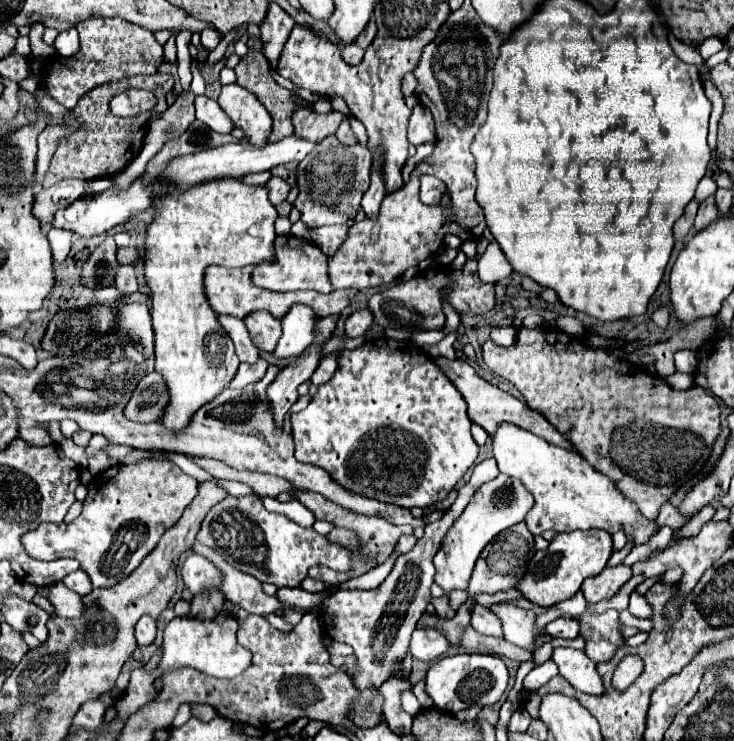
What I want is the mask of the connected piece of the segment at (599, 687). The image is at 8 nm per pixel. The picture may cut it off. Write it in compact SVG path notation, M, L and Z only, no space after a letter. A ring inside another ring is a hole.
M558 647L552 653L552 661L558 665L560 675L570 681L570 685L586 695L604 695L602 675L596 669L596 663L586 657L584 651Z

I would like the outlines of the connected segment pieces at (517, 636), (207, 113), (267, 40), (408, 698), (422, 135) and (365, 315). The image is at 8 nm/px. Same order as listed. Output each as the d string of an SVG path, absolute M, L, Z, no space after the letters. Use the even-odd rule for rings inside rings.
M492 605L490 609L496 611L498 619L502 619L506 641L510 641L522 649L536 651L534 643L538 637L544 637L546 631L536 627L534 611L526 611L516 605Z
M198 95L196 97L196 119L200 119L202 123L206 123L212 131L216 133L230 133L234 129L232 119L220 109L218 101Z
M270 3L270 15L266 15L266 19L260 25L260 41L272 69L276 69L278 65L278 59L282 55L282 49L288 41L292 27L294 27L294 19L276 3Z
M405 691L405 694L401 698L402 708L412 716L417 715L422 706L412 691Z
M420 103L412 109L410 125L408 125L408 141L410 145L418 147L422 143L434 141L434 119L430 115L430 109L422 107Z
M360 309L356 313L352 313L348 319L346 319L346 331L344 335L346 337L358 337L358 335L364 335L368 331L368 327L372 325L372 315L368 309Z

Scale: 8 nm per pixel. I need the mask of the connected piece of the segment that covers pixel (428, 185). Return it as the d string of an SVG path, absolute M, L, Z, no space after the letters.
M424 175L420 179L420 199L422 199L422 203L438 205L444 193L446 193L446 185L440 179L430 177L430 175Z

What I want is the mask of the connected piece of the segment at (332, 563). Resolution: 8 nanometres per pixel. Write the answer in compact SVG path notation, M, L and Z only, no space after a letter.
M256 493L246 497L226 497L216 503L202 521L196 539L218 551L236 569L254 575L262 583L272 583L278 589L300 587L312 565L326 565L346 572L354 563L354 553L350 549L318 535L314 529L296 525L286 515L266 511Z

